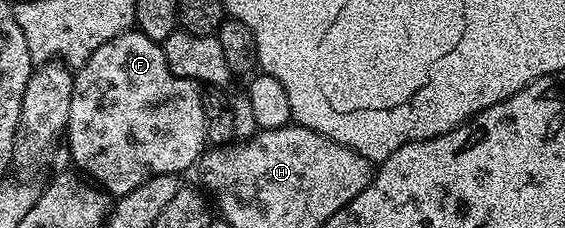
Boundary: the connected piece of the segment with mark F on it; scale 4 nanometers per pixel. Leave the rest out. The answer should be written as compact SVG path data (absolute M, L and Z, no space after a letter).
M130 29L123 32L119 37L99 45L91 57L81 67L76 68L73 77L73 92L71 93L71 113L69 114L69 126L67 128L67 139L69 135L69 155L73 158L73 163L82 176L88 177L94 184L100 185L110 196L120 197L131 193L131 189L139 189L143 181L147 181L156 175L180 176L181 171L185 171L189 166L196 164L200 160L207 147L205 137L205 110L203 109L203 91L194 80L184 79L175 73L167 65L167 57L162 44L151 41L143 32Z

